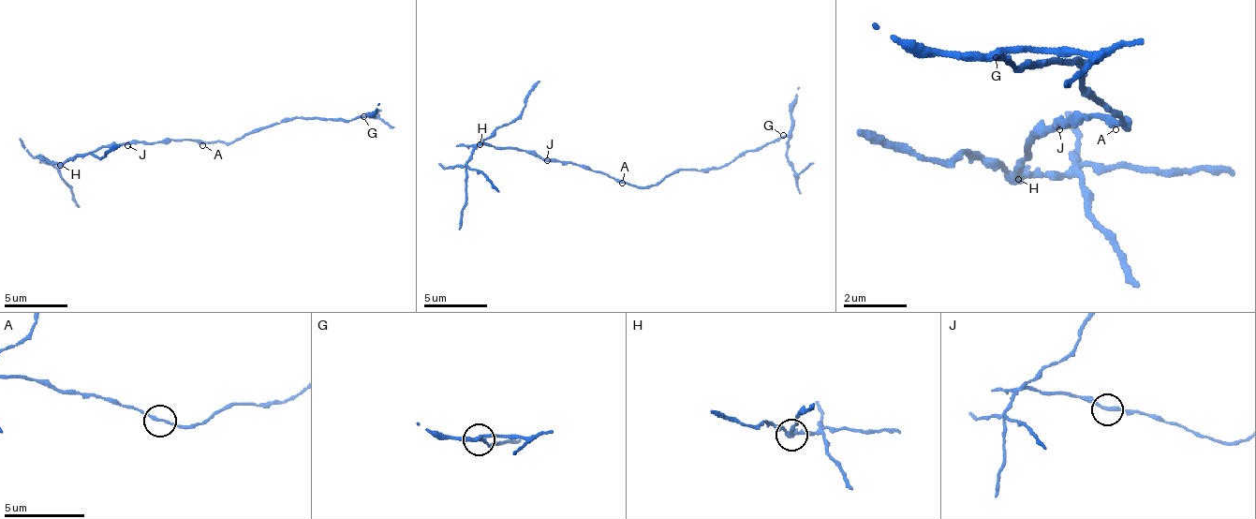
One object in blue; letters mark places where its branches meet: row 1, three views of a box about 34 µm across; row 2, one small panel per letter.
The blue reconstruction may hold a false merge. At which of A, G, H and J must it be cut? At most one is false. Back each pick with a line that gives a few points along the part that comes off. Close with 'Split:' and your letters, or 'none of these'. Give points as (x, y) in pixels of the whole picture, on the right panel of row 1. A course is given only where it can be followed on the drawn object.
H: Course of the part to remove: (1020, 177), (972, 153), (932, 161), (861, 129)
Split: H

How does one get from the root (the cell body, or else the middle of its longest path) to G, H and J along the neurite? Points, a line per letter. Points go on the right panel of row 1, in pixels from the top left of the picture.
G: (1115, 121), (1123, 121), (1084, 81), (1084, 66), (1075, 57), (1043, 57), (1036, 66), (1012, 66), (996, 57)
H: (1115, 121), (1084, 113), (1075, 121), (1043, 129), (1027, 145), (1020, 177)
J: (1115, 121), (1107, 121), (1100, 113), (1084, 113), (1075, 121), (1059, 121), (1059, 129)

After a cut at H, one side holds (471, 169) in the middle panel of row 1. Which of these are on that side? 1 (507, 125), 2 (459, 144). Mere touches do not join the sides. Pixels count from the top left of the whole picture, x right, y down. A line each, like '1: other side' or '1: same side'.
1: same side
2: other side

